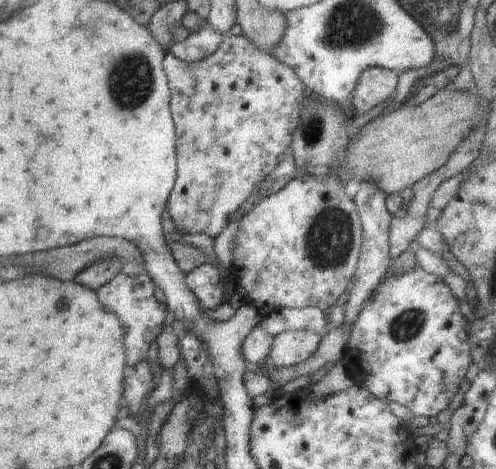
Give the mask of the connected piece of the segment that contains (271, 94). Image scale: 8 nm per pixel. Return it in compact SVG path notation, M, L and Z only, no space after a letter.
M223 34L222 42L214 54L198 62L184 62L176 58L172 53L165 54L163 68L168 78L168 86L171 92L171 115L173 118L176 133L176 158L177 177L174 188L169 196L168 213L175 226L182 233L186 234L206 234L215 239L227 226L234 213L250 198L250 195L257 190L257 186L265 180L266 176L276 168L278 156L282 156L286 150L292 146L292 134L296 126L300 126L300 114L302 106L310 100L310 95L304 90L304 85L300 82L299 76L294 74L294 70L284 66L278 60L274 60L270 53L260 50L254 46L244 35Z

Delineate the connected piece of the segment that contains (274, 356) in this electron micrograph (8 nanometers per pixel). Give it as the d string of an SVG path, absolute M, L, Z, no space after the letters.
M288 330L273 337L270 349L271 367L292 368L308 360L321 341L321 336L312 330Z

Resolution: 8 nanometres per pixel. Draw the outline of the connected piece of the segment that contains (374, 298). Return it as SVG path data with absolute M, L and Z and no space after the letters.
M417 265L410 270L406 270L406 272L402 272L402 274L387 274L382 282L380 282L380 285L376 286L376 290L372 292L372 295L362 305L358 320L353 324L345 347L346 354L344 355L343 363L354 385L366 388L366 390L369 390L376 398L382 400L382 402L398 402L398 404L406 406L416 416L427 416L430 418L430 416L436 416L439 412L448 408L448 404L450 404L452 398L458 392L460 384L466 376L468 366L473 363L470 352L469 322L460 313L458 303L459 300L452 295L450 287L448 287L448 284L442 278L430 274L426 270L422 270Z

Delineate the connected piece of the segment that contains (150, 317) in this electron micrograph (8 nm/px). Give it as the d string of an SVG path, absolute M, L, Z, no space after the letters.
M120 272L96 292L100 304L106 310L116 314L122 322L127 367L133 368L139 362L146 361L148 348L162 332L164 320L168 316L167 306L158 302L156 296L154 296L154 285L148 273L143 272L138 276L130 276Z

